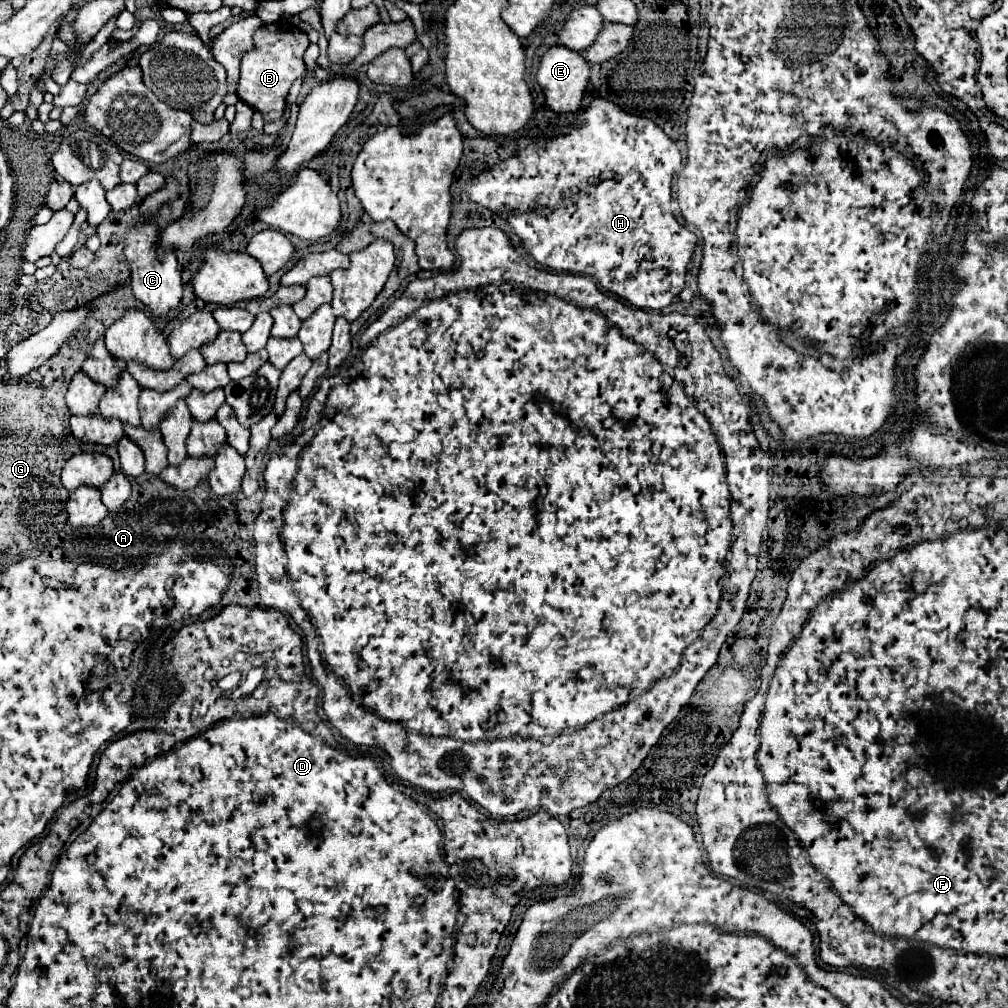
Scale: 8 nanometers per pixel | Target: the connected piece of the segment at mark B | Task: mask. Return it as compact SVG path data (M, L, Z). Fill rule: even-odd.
M274 22L262 26L256 32L254 48L246 54L240 66L240 84L238 84L238 98L244 100L250 108L258 110L264 116L264 122L276 122L282 118L286 110L286 96L296 78L306 72L304 66L304 52L310 46L308 36L290 22Z

